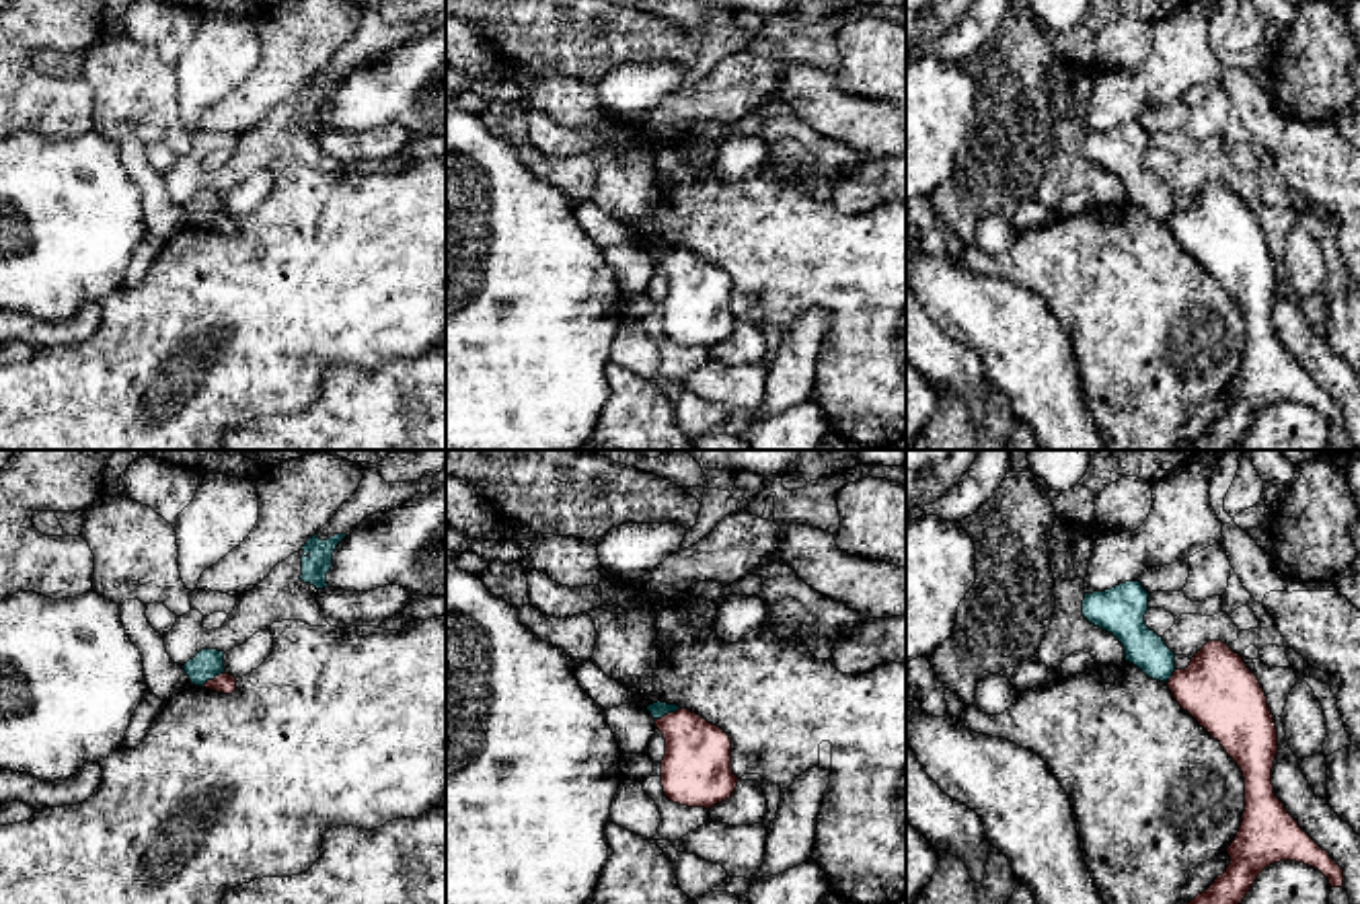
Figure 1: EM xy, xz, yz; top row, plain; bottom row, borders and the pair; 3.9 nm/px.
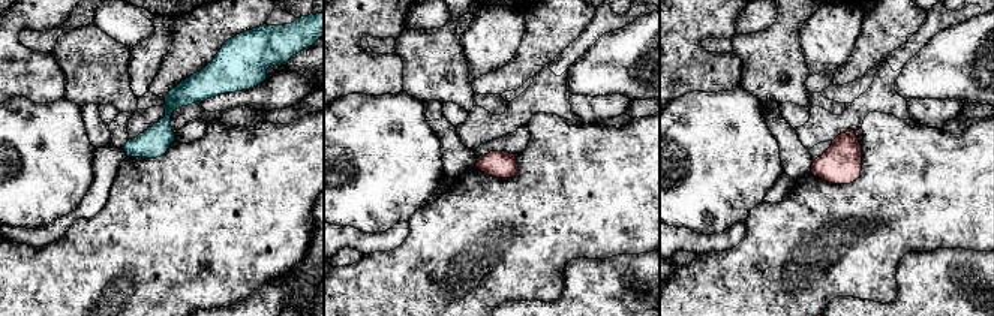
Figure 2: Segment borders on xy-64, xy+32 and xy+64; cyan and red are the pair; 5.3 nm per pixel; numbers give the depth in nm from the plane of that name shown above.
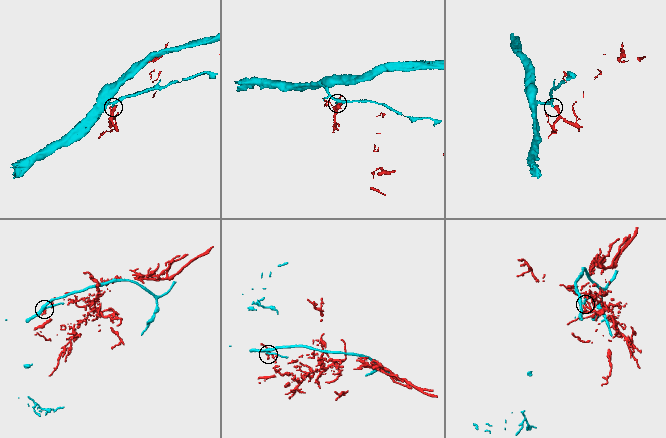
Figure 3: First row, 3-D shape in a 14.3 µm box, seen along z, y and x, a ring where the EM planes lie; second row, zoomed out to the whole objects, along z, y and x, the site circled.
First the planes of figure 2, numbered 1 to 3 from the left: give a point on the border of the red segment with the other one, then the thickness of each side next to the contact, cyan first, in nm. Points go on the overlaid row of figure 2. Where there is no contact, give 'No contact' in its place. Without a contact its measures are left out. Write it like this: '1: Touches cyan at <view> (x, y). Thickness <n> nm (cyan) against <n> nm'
1: No contact
2: No contact
3: No contact

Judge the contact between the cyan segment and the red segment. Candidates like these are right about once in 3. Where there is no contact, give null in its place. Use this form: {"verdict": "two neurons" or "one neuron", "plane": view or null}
{"verdict": "two neurons", "plane": "xz"}

